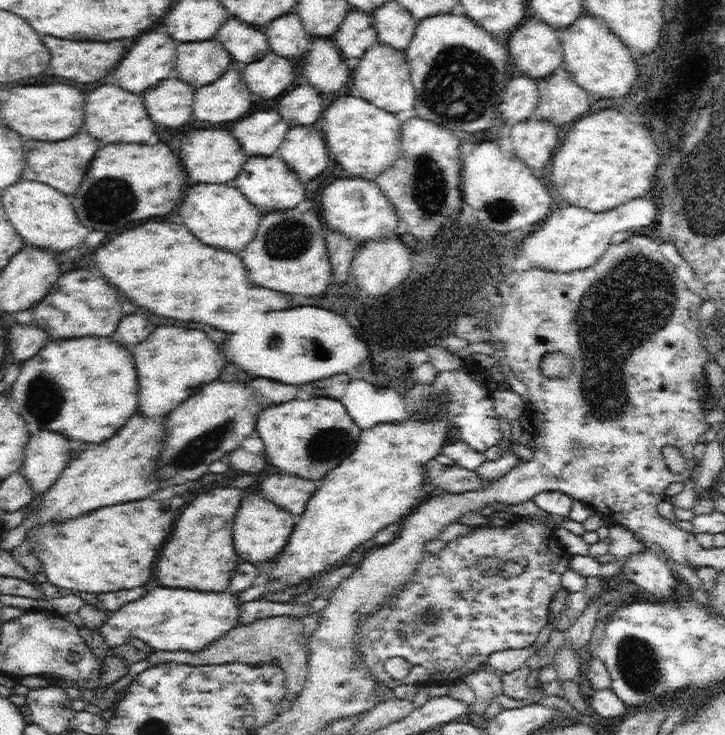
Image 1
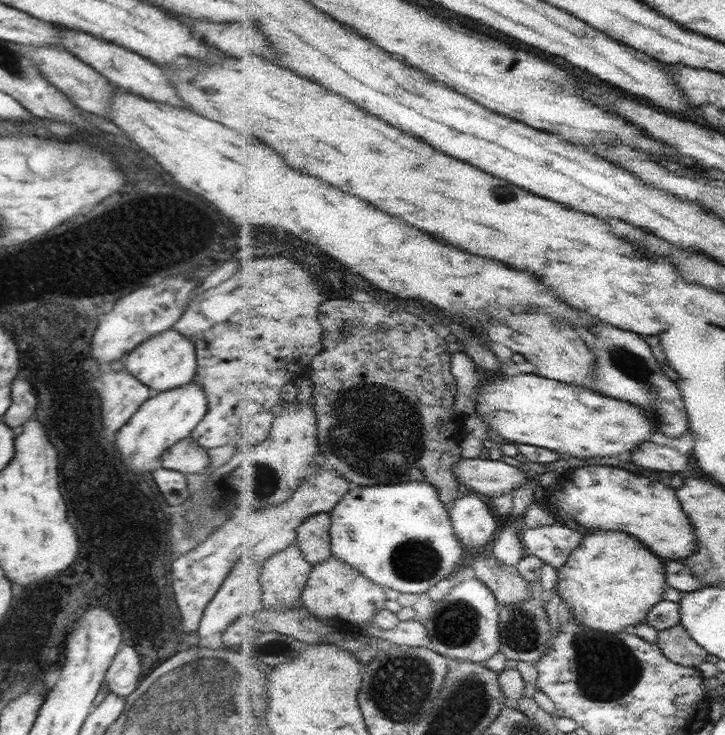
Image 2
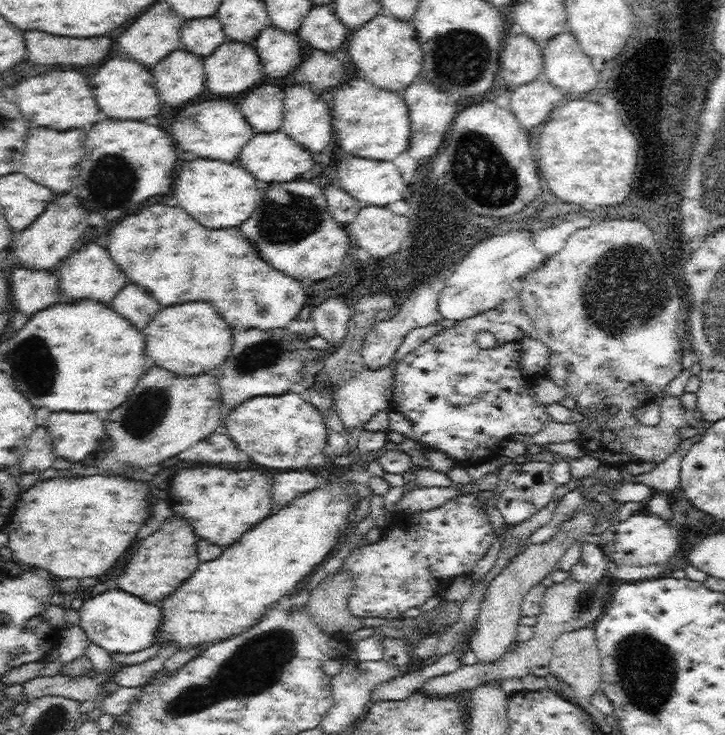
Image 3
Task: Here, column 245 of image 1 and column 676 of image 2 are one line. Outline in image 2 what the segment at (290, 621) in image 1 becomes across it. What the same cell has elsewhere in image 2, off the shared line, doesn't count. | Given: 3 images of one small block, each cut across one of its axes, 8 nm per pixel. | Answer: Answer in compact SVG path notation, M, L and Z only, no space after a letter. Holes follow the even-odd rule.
M682 624L660 631L658 644L668 659L684 666L699 668L709 655L706 650L692 640Z

